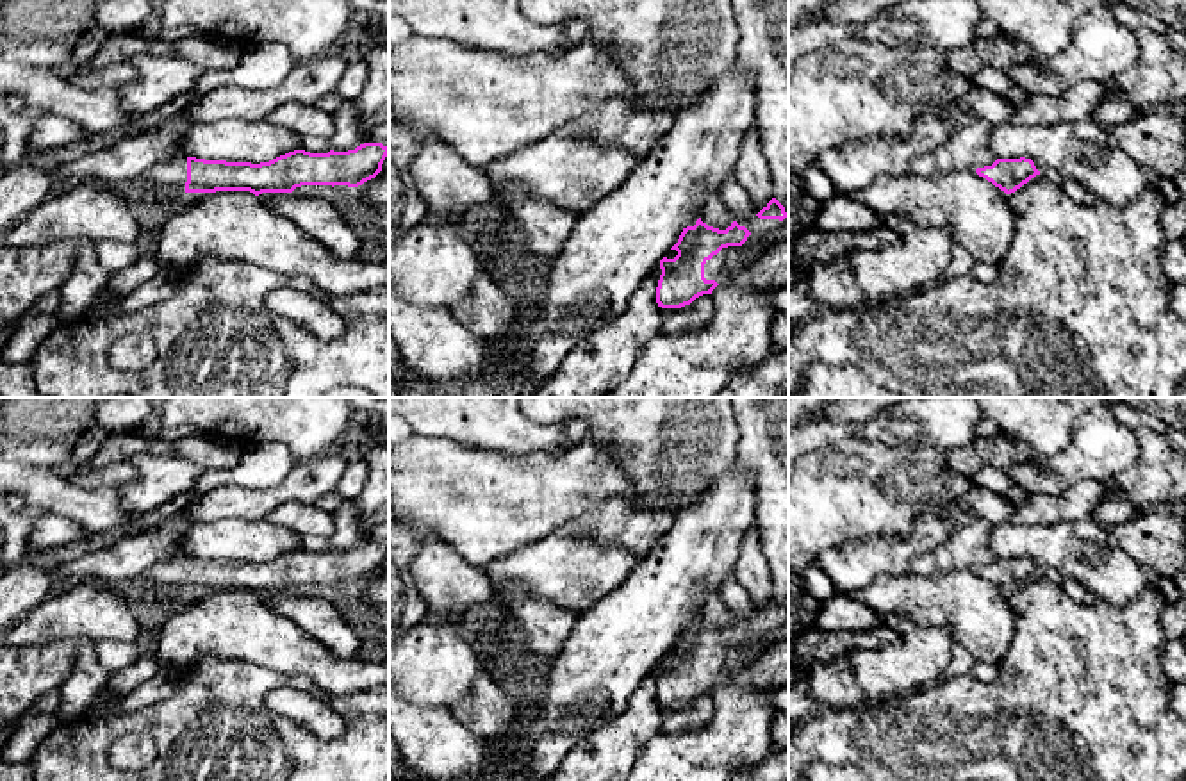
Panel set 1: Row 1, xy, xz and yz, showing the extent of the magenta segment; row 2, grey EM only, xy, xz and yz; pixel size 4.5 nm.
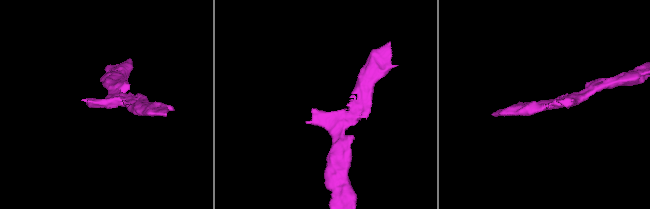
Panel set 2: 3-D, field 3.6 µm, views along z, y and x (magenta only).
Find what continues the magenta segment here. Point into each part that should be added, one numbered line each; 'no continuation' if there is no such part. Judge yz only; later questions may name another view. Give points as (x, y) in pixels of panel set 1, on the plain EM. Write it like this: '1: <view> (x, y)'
no continuation

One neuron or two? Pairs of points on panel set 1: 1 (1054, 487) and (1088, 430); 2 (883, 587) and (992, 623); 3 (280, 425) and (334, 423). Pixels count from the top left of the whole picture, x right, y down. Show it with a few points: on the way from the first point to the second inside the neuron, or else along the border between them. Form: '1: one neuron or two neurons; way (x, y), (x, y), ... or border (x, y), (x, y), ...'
1: one neuron; way (1063, 473), (1088, 444)
2: one neuron; way (910, 594), (924, 600), (965, 601)
3: one neuron; way (293, 423), (321, 423)

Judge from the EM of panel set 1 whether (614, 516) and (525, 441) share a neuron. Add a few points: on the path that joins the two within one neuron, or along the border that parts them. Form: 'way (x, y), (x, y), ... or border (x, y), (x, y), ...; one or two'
border (530, 453), (519, 457); two

